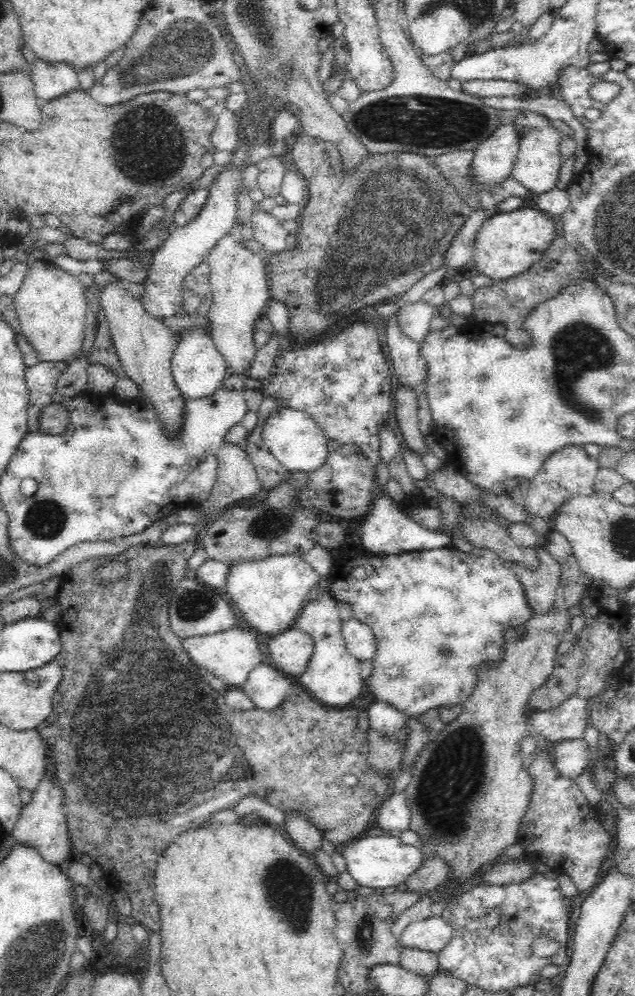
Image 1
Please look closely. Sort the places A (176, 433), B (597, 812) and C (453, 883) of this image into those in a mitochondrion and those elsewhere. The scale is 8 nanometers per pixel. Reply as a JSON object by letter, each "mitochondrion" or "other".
{"A":"other","B":"other","C":"other"}

